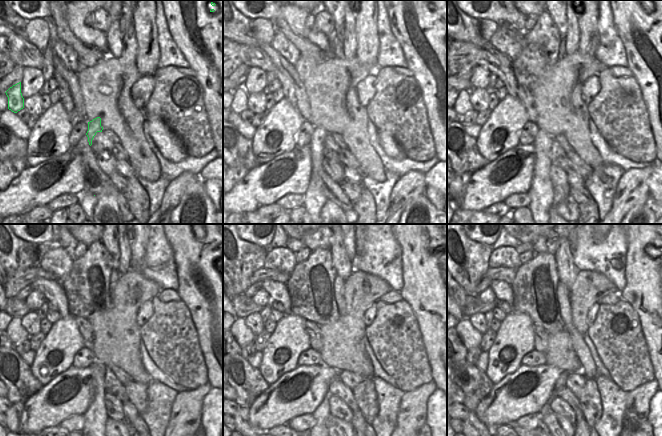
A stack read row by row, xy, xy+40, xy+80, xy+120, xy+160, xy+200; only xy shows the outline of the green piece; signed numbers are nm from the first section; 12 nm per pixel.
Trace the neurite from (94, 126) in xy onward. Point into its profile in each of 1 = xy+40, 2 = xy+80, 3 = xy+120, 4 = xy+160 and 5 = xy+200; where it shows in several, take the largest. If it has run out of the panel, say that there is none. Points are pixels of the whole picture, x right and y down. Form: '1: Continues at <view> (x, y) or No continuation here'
1: Continues at xy+40 (316, 144)
2: Continues at xy+80 (541, 181)
3: Continues at xy+120 (96, 409)
4: Continues at xy+160 (322, 412)
5: Continues at xy+200 (546, 409).

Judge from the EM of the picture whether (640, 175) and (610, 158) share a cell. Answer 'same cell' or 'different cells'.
different cells

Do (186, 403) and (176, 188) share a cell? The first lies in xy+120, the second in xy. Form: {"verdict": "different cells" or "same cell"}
{"verdict": "same cell"}

